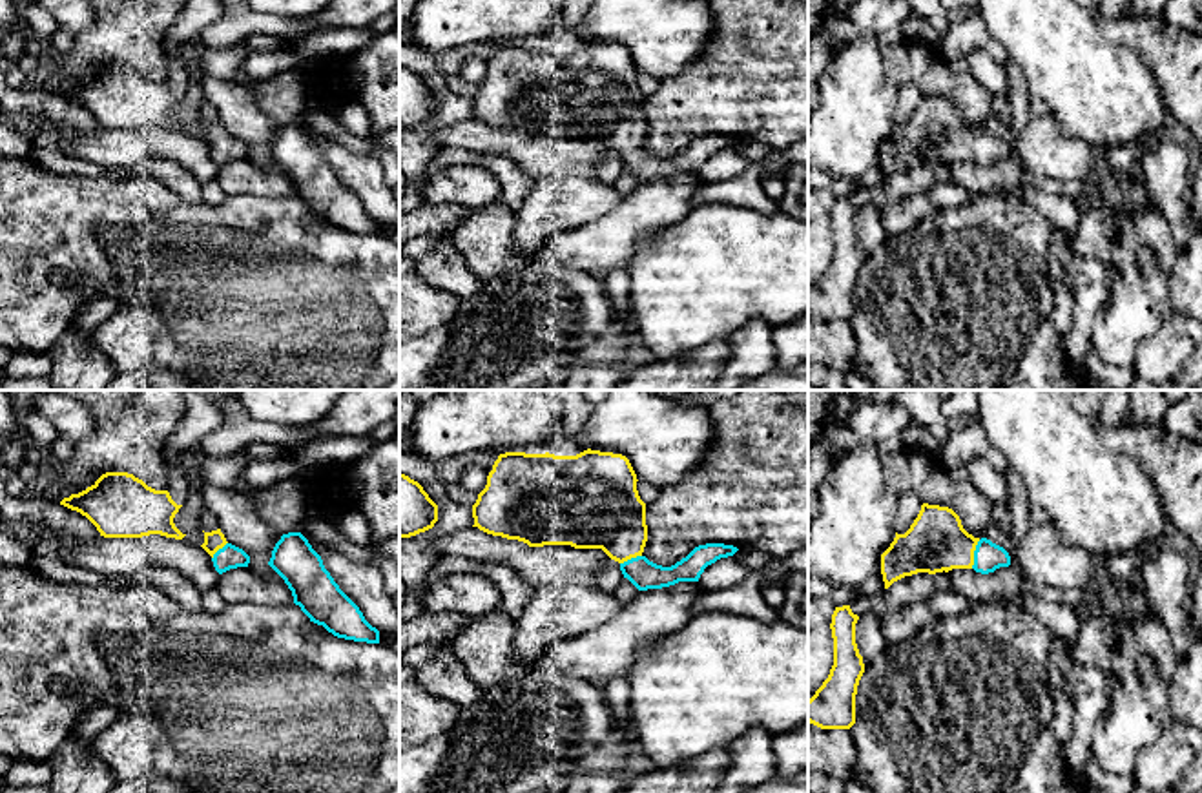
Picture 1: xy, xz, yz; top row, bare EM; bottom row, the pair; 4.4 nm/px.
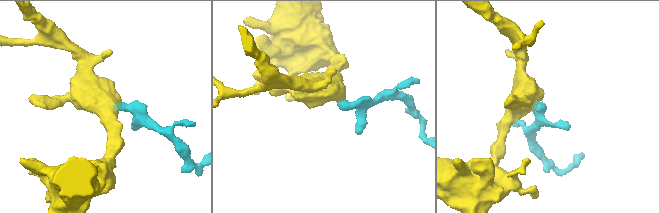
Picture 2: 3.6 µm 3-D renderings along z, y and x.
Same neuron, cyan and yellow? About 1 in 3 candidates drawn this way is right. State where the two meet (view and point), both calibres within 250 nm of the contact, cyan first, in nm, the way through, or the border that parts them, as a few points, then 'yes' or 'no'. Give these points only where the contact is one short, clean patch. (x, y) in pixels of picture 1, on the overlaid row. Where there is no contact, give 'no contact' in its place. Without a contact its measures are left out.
meets cyan in yz at (974, 555); 130 nm thick on the cyan side, 260 nm on the other; runs through yz (989, 556), (974, 555), (936, 542); yes

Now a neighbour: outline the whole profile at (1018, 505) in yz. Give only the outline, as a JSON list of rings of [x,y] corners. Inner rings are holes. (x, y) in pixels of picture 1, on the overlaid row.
[[[1009,467],[1005,472],[1007,481],[1007,509],[1009,509],[1009,520],[1010,520],[1010,538],[1012,541],[1020,541],[1032,527],[1031,520],[1031,503],[1027,498],[1027,489],[1020,476]]]

